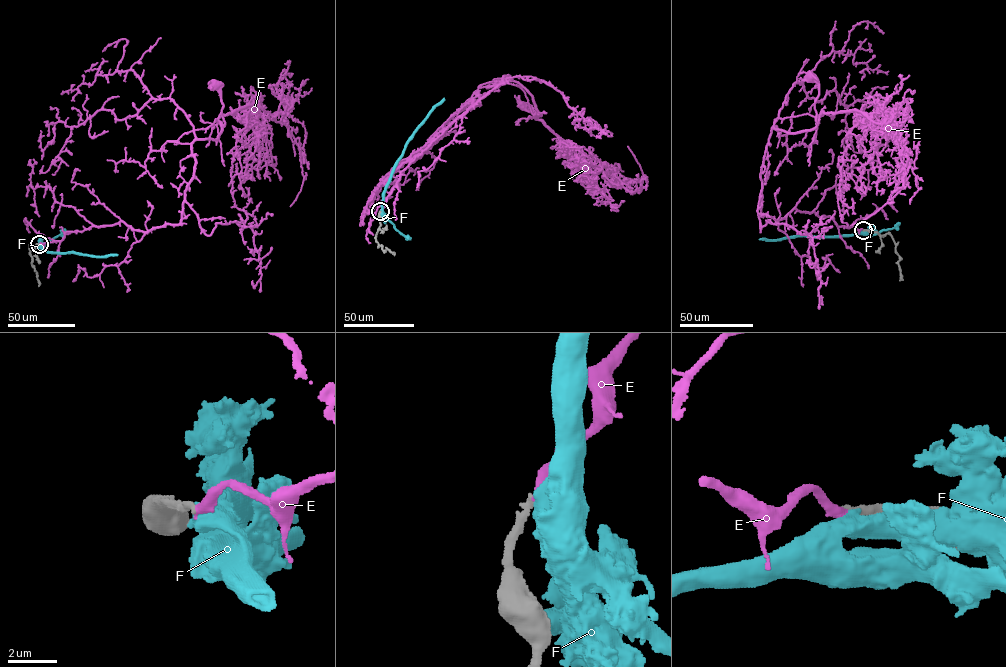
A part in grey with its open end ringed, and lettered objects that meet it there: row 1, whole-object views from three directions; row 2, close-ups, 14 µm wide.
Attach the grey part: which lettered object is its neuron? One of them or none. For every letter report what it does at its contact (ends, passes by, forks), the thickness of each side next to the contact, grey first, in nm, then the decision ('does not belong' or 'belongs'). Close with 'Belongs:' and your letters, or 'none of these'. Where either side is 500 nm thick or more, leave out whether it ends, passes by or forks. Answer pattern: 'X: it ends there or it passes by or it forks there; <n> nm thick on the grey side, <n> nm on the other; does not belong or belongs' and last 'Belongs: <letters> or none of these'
E: it ends there; 340 nm thick on the grey side, 440 nm on the other; belongs
F: 360 nm thick on the grey side, 850 nm on the other; does not belong
Belongs: E

